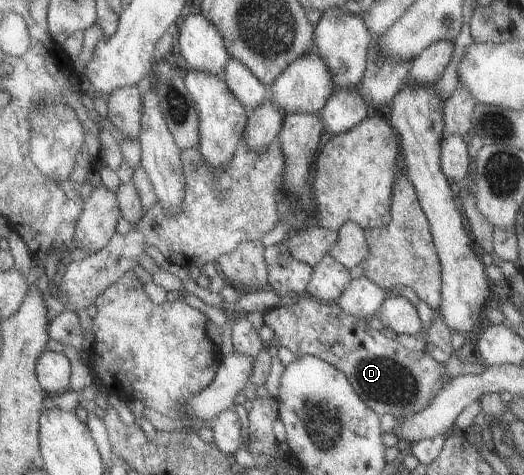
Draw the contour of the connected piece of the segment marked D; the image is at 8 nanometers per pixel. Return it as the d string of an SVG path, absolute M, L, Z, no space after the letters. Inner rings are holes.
M304 296L298 303L273 307L263 313L263 323L274 331L271 345L287 347L296 356L311 355L332 364L341 371L358 397L368 404L378 415L391 415L409 418L426 409L450 381L442 362L436 361L426 350L411 350L400 344L395 337L388 338L379 330L367 326L367 319L347 314L336 302L323 302L309 296Z

